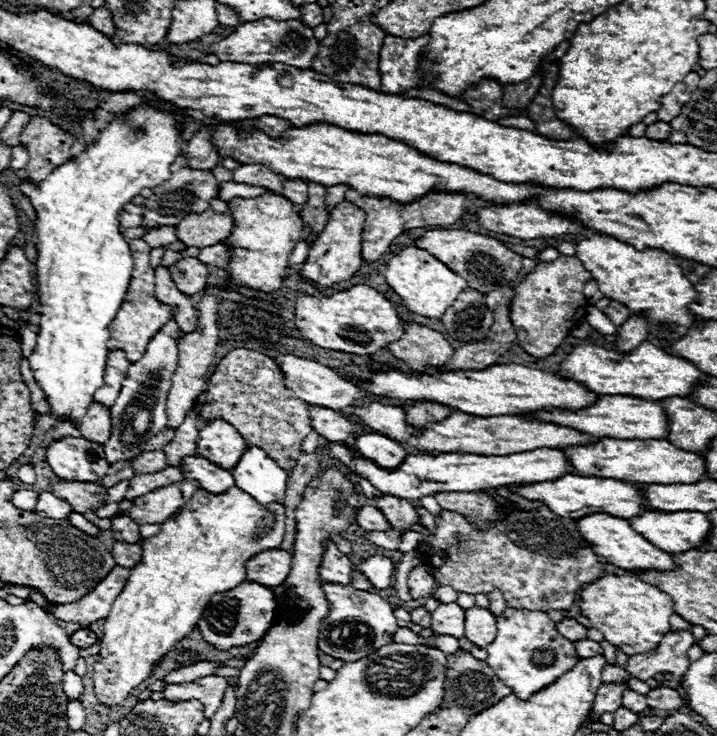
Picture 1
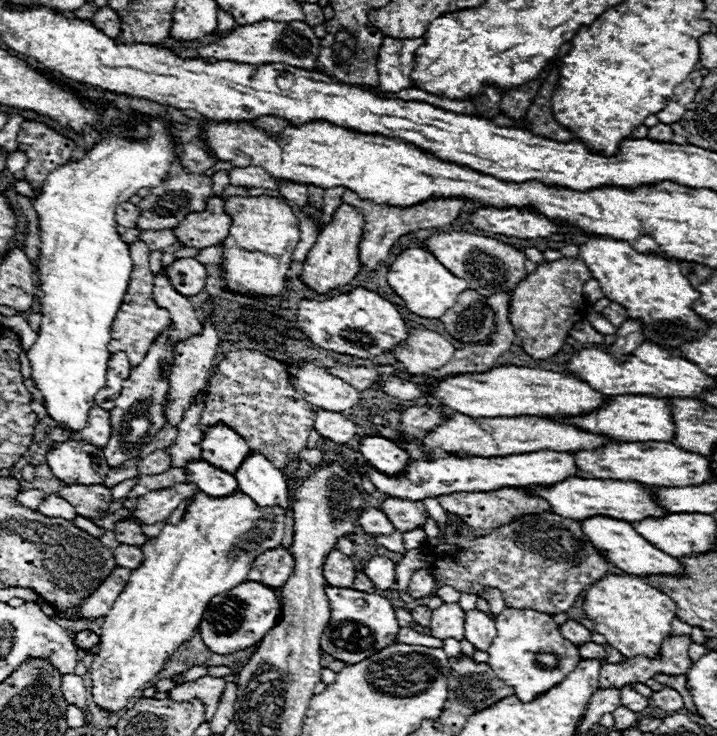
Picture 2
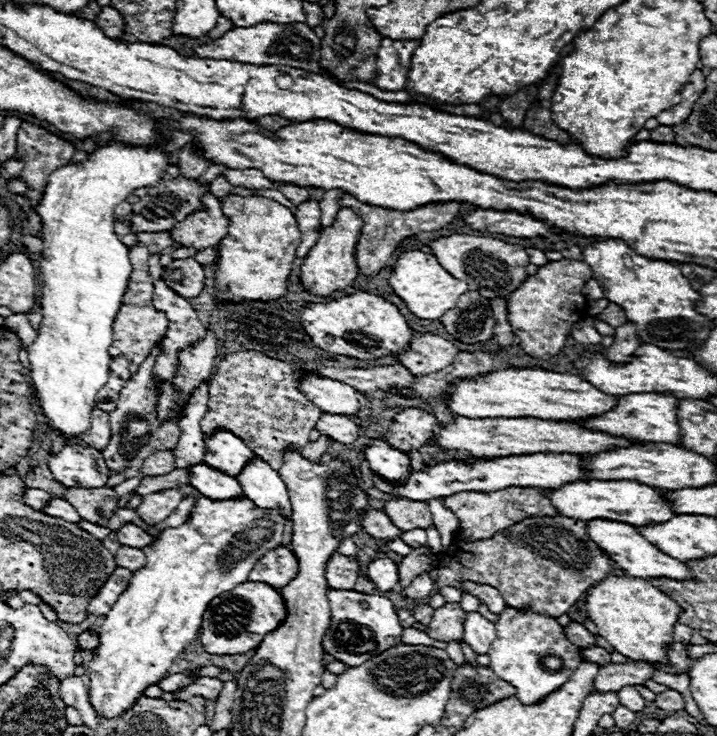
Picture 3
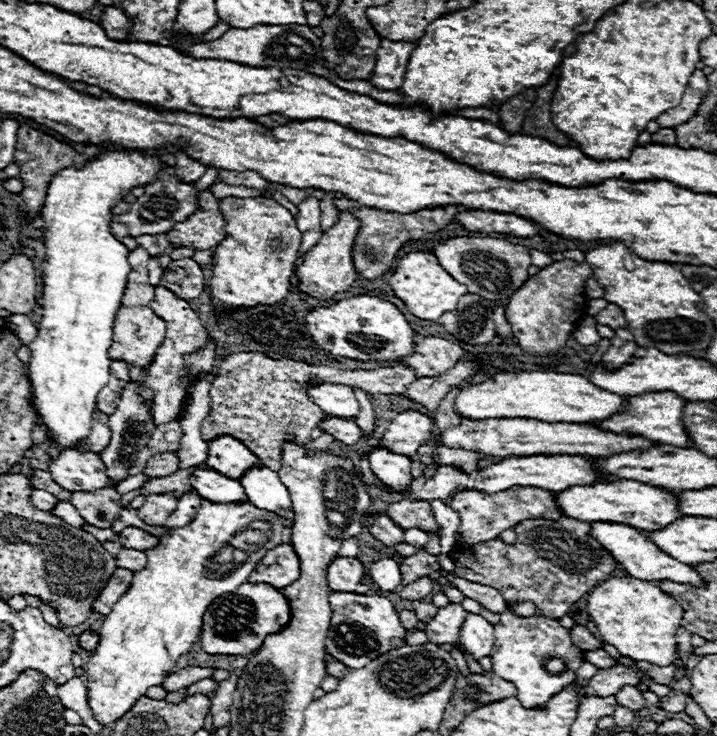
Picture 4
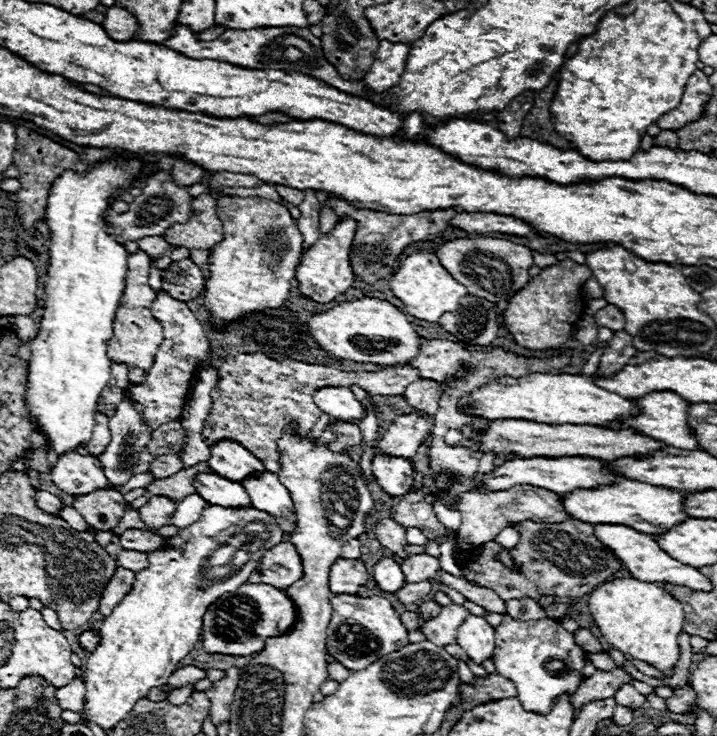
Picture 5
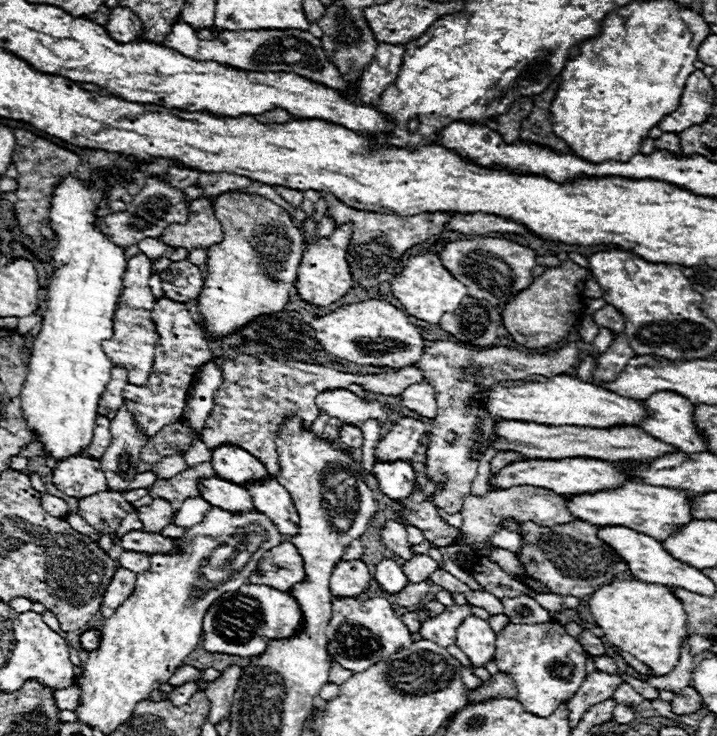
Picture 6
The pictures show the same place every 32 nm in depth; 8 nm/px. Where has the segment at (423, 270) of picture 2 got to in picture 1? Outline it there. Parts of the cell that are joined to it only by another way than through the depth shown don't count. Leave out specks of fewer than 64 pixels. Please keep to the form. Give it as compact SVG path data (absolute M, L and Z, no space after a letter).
M404 248L386 264L386 282L402 298L404 306L426 318L440 318L452 306L456 296L468 286L466 280L452 272L438 258L420 248Z

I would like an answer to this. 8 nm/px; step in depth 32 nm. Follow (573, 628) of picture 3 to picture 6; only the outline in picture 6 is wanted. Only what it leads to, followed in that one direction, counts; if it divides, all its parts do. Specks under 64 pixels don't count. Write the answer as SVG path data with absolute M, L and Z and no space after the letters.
M582 630L582 632L580 632L580 636L578 636L576 640L582 644L582 648L584 648L590 656L608 654L608 652L606 652L606 646L602 644L602 640L600 640L600 638L596 638L590 630Z

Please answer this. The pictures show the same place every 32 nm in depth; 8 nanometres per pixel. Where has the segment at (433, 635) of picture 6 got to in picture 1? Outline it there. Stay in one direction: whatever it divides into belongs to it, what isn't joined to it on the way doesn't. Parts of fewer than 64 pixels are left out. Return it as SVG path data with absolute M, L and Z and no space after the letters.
M456 602L440 604L432 612L432 632L436 634L448 634L454 638L464 636L464 608L460 608Z

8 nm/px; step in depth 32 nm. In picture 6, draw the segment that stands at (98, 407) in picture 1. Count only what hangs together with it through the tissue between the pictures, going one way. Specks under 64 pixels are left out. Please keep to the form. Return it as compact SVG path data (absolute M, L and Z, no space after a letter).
M102 414L96 416L96 426L94 426L94 438L90 442L90 446L86 448L86 454L92 458L98 458L104 454L104 450L110 444L110 420Z

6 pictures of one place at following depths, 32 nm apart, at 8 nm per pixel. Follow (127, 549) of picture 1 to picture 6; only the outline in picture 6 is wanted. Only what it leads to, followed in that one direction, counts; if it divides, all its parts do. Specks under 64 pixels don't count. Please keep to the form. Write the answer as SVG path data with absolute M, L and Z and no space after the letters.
M124 550L118 558L118 564L126 570L132 570L134 574L140 574L144 570L148 570L150 562L148 562L148 556L142 554L142 552L132 552L132 550Z

